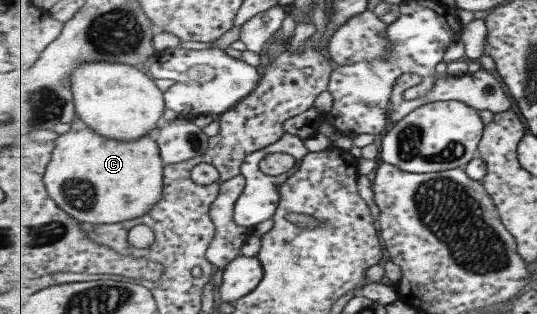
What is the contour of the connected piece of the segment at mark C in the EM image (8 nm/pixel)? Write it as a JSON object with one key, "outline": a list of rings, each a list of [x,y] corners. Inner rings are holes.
{"outline":[[[162,120],[158,129],[138,141],[116,141],[86,129],[62,133],[55,139],[51,162],[45,173],[50,197],[71,217],[91,225],[118,224],[147,215],[165,192],[165,161],[157,133],[172,122]]]}

